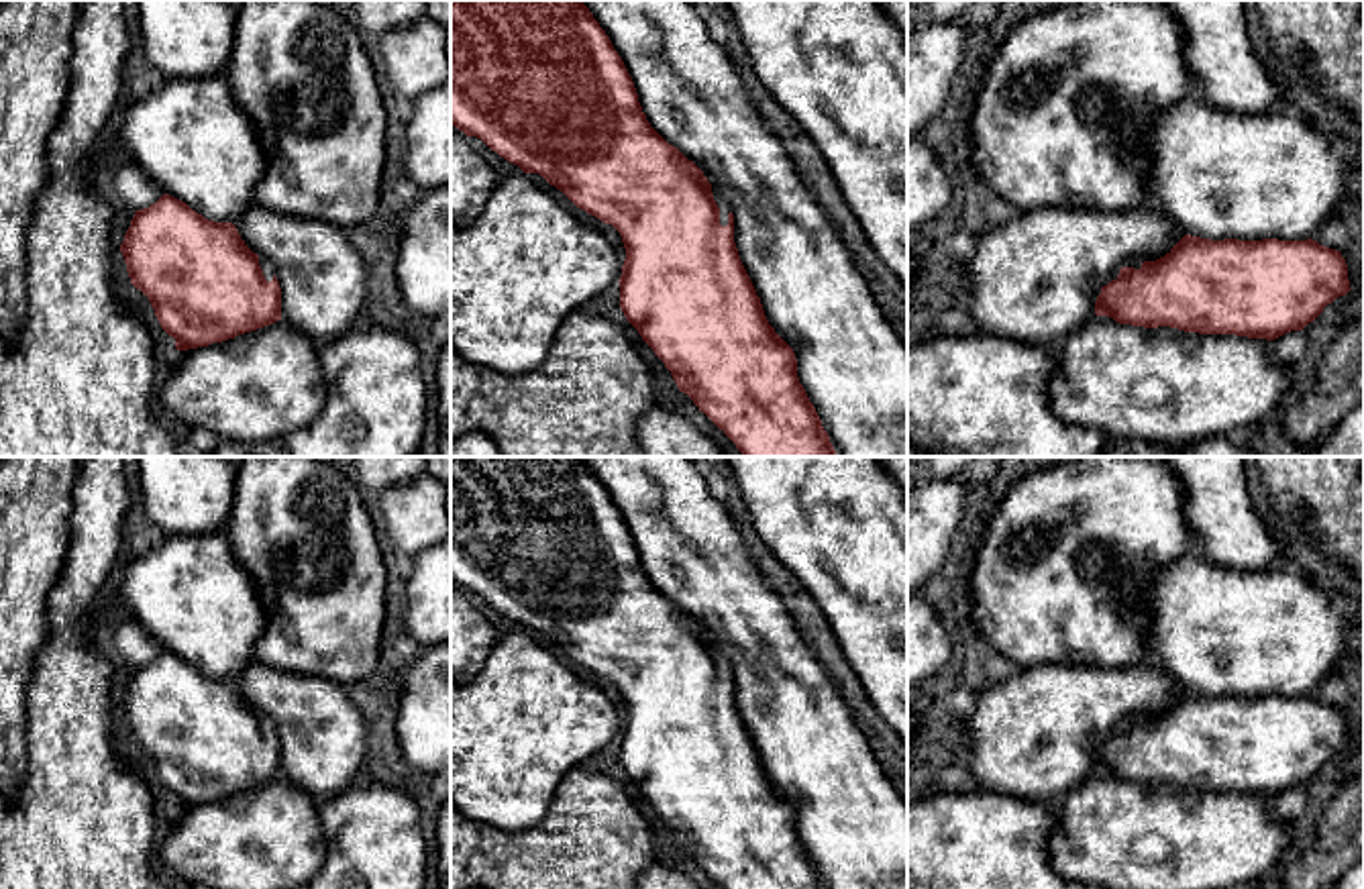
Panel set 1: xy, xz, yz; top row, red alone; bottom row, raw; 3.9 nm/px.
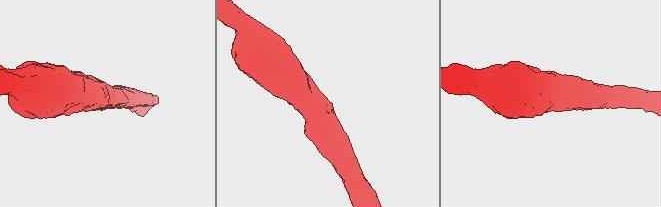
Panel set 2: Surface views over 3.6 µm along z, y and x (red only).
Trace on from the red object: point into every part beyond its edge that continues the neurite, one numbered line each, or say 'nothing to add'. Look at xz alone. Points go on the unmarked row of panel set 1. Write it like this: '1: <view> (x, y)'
1: xz (724, 665)

